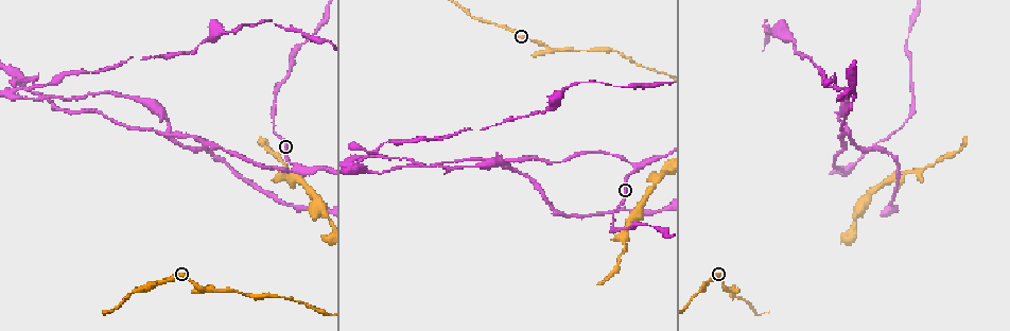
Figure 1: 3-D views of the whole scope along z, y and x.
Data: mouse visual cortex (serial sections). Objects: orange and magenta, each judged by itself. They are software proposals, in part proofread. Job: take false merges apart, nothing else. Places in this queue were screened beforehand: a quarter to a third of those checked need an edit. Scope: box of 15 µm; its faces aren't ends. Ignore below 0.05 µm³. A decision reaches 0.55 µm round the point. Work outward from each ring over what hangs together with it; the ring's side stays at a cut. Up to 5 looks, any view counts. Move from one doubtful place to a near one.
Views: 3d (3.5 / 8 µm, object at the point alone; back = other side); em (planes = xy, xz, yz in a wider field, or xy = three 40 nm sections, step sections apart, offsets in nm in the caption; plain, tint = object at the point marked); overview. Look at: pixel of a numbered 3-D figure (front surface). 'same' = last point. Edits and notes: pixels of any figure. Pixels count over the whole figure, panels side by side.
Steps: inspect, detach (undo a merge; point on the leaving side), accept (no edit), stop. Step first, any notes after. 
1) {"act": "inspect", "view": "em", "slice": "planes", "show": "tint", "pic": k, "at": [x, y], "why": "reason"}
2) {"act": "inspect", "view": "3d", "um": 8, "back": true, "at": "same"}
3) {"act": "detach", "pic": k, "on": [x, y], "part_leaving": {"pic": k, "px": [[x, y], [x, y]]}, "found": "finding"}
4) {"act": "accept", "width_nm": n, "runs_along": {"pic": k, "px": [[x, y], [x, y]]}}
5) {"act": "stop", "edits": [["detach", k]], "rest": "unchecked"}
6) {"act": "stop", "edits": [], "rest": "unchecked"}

{"act": "inspect", "view": "3d", "um": 3.5, "pic": 1, "at": [848, 171], "why": "a fork"}

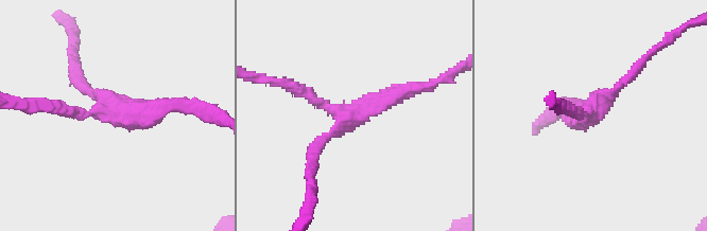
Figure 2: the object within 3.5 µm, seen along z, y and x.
{"act": "inspect", "view": "em", "slice": "planes", "show": "tint", "pic": 2, "at": [108, 107], "why": "now the EM"}

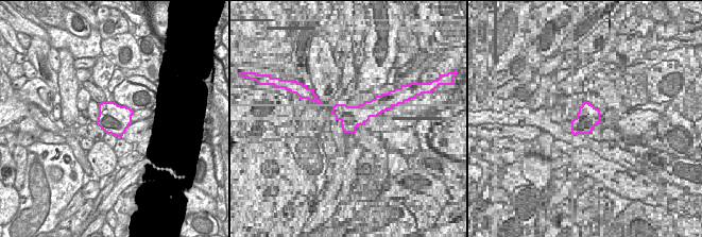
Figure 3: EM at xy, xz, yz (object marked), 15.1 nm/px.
{"act": "accept", "width_nm": 460, "runs_along": {"pic": 2, "px": [[639, 65], [593, 110], [563, 107]]}, "found": "continuous, no second cell"}

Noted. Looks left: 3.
{"act": "inspect", "view": "3d", "um": 3.5, "back": true, "pic": 1, "at": [509, 164], "why": "four or more arms meet"}

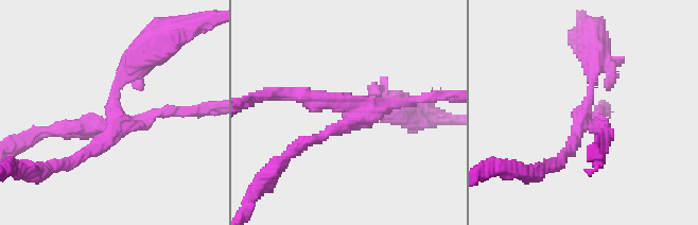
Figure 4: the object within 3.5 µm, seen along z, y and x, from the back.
{"act": "inspect", "view": "em", "slice": "xy", "step": 5, "show": "tint", "pic": 4, "at": [354, 114], "arms": 4, "arm_widths_nm": [150, 150, 150, 250]}

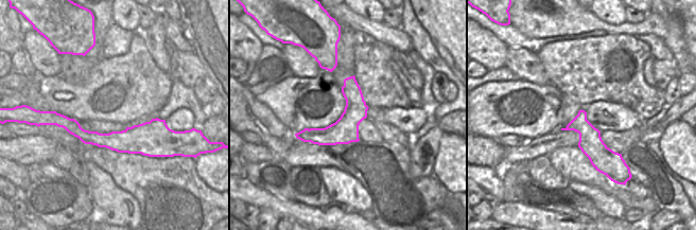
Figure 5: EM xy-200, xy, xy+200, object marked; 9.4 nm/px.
{"act": "detach", "pic": 4, "on": [96, 150], "part_leaving": {"pic": 4, "px": [[118, 124], [118, 79], [160, 42]]}, "found": "a second cell is stuck on"}

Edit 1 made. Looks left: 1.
{"act": "stop", "edits": [["detach", 4]], "rest": "unchecked"}

